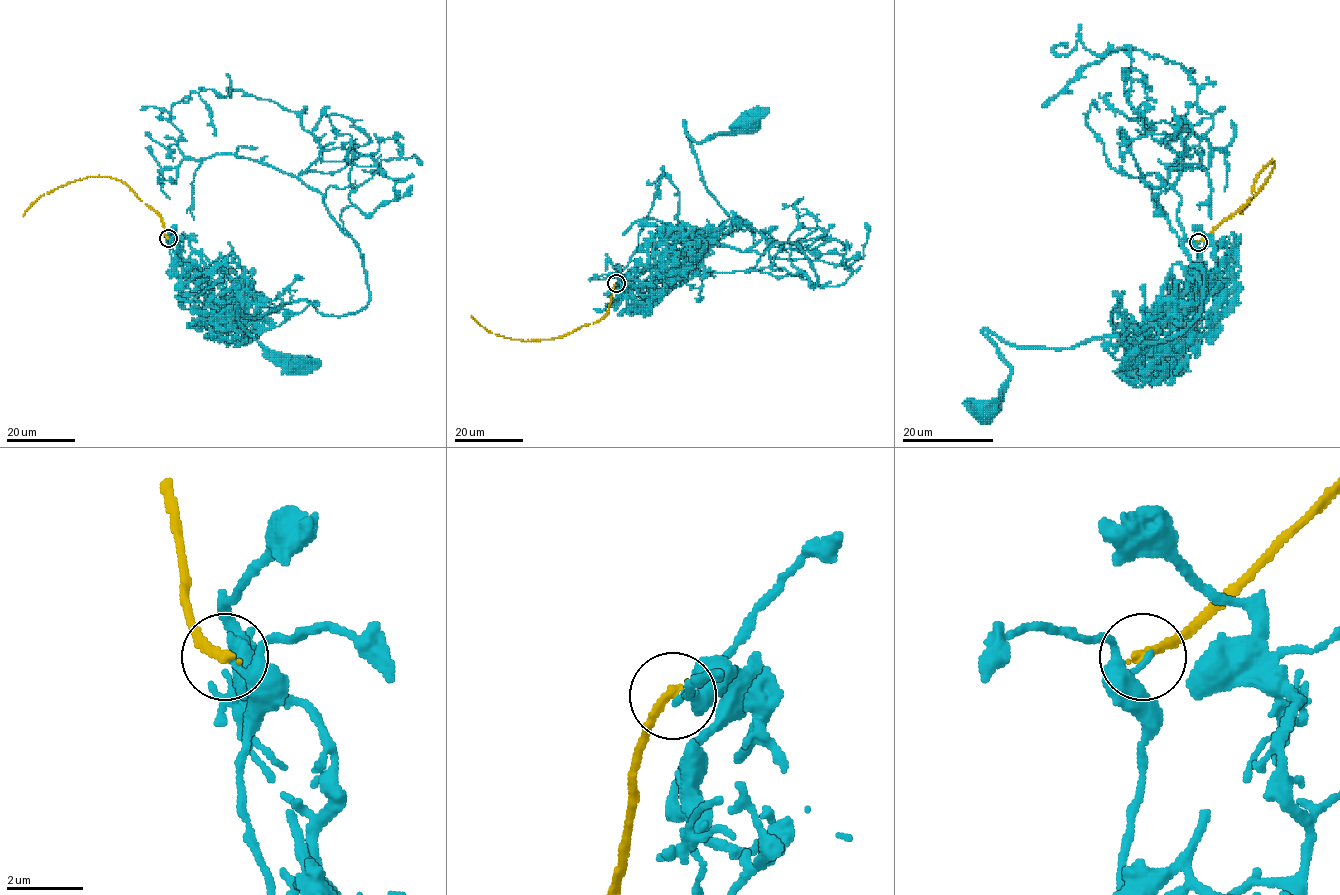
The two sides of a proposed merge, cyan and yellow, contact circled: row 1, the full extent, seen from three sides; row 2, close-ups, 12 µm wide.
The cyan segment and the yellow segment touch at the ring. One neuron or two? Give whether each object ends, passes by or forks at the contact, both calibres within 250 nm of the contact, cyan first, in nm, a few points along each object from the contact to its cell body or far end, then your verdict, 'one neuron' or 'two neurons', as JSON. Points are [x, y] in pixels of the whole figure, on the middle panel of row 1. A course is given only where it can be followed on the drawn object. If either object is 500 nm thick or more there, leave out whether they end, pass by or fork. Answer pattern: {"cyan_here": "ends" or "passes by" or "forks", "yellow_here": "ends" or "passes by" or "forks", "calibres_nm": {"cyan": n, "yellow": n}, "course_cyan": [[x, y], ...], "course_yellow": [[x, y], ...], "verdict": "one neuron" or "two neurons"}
{"cyan_here": "ends", "yellow_here": "ends", "calibres_nm": {"cyan": 220, "yellow": 260}, "course_cyan": [[616, 283], [649, 283], [673, 227], [740, 224], [704, 183], [684, 121], [695, 141], [750, 123]], "course_yellow": [[616, 283], [609, 310], [601, 318], [551, 339], [526, 341], [503, 337], [487, 331], [471, 315]], "verdict": "two neurons"}

